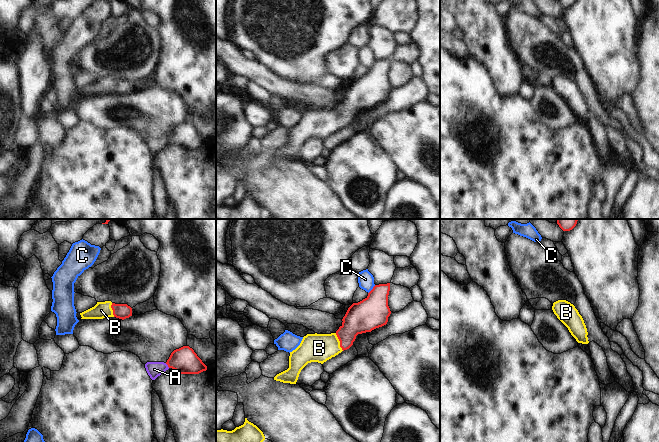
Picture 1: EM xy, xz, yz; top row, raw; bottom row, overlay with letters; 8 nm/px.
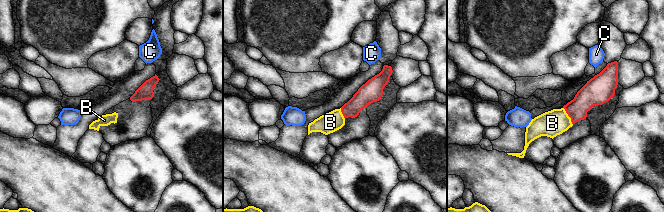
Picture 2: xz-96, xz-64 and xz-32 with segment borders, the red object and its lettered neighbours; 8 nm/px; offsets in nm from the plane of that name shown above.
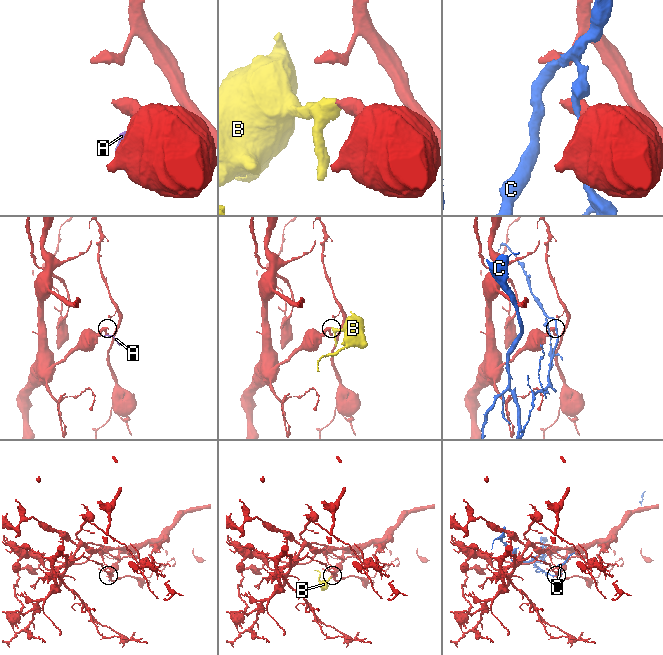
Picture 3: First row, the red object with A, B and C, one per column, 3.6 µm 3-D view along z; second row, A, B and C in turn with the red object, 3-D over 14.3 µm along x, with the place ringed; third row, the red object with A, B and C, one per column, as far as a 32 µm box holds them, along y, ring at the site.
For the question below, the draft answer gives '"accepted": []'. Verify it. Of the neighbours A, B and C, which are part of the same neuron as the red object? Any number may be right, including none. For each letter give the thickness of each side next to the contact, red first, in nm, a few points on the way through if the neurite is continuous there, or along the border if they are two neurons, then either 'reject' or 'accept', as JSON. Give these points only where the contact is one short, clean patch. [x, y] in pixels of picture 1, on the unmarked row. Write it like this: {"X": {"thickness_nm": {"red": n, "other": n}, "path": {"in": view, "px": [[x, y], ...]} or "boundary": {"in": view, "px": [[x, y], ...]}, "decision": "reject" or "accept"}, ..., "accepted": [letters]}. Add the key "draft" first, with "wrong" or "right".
{"draft": "wrong", "A": {"thickness_nm": {"red": 200, "other": 130}, "boundary": {"in": "xy", "px": [[165, 139], [169, 143]]}, "decision": "reject"}, "B": {"thickness_nm": {"red": 240, "other": 220}, "path": {"in": "xz", "px": [[360, 94], [340, 118], [319, 124]]}, "decision": "accept"}, "C": {"thickness_nm": {"red": 260, "other": 130}, "decision": "reject"}, "accepted": ["B"]}

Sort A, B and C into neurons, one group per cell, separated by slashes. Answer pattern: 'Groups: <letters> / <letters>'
Groups: A C / B

